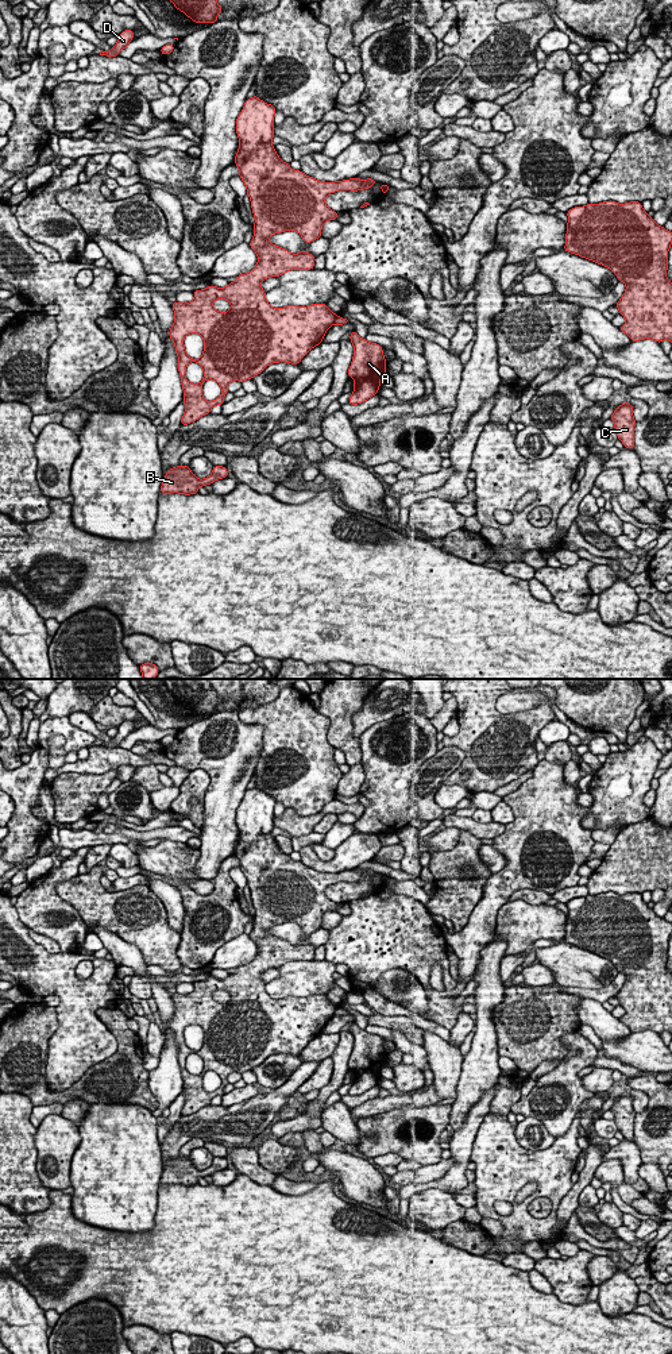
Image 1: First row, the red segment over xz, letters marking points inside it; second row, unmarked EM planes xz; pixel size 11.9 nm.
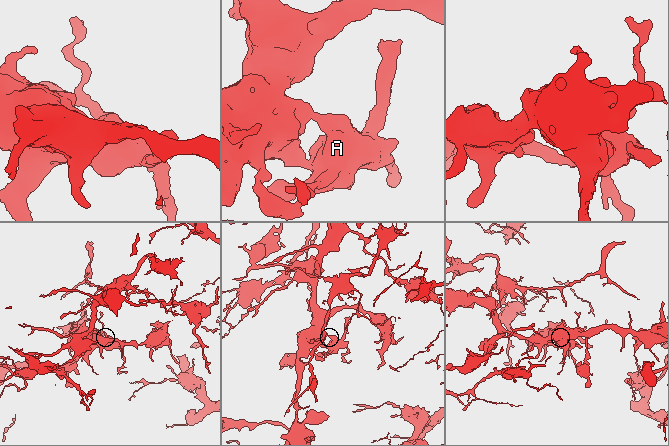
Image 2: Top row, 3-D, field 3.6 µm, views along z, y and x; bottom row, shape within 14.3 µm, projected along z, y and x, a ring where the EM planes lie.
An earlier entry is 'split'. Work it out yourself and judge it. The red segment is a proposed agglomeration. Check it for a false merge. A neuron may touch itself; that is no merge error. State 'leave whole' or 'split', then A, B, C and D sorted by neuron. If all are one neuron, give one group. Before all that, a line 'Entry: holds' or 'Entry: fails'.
Entry: holds
split | A / B C D

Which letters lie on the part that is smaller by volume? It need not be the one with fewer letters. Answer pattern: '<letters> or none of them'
A

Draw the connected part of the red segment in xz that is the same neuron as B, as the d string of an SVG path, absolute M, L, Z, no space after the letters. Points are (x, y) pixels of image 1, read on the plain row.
M179 1156L178 1158L169 1160L161 1177L161 1185L196 1185L200 1177L212 1176L217 1170L228 1168L227 1158L213 1157L212 1165L204 1170L198 1170L189 1157Z

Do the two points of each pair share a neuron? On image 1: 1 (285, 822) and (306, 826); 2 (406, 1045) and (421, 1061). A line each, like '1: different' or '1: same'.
1: same
2: same

